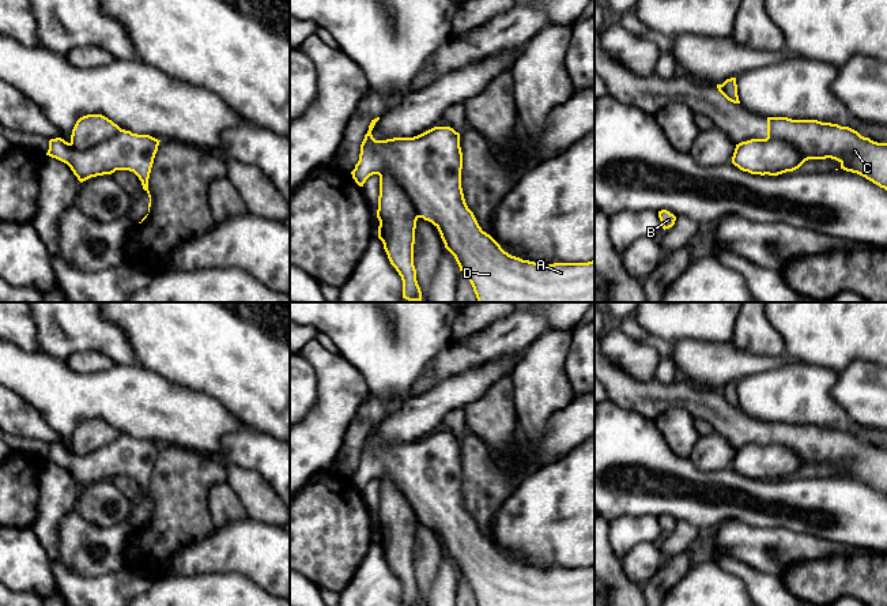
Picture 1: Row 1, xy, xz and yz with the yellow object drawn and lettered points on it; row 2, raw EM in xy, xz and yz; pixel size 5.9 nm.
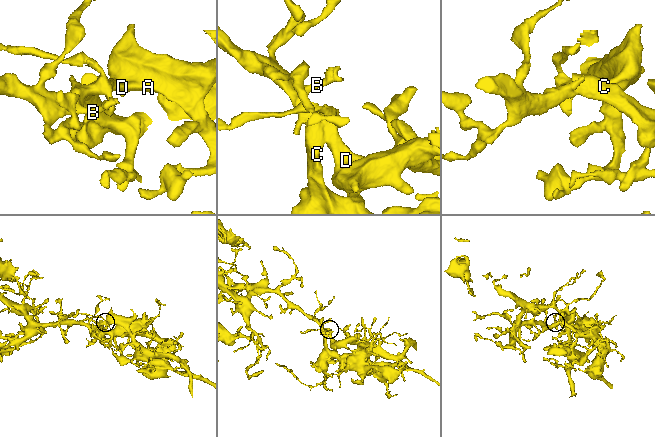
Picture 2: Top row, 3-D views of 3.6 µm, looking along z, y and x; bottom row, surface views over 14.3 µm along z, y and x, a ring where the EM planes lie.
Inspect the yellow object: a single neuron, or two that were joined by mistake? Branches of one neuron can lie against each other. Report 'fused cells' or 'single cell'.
single cell

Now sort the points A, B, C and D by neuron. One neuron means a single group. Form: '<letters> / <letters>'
A B C D

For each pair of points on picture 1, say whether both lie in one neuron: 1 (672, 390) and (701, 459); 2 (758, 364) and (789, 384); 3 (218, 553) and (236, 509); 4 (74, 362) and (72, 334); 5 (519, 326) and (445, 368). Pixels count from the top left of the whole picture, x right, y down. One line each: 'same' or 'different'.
1: different
2: different
3: different
4: different
5: same

